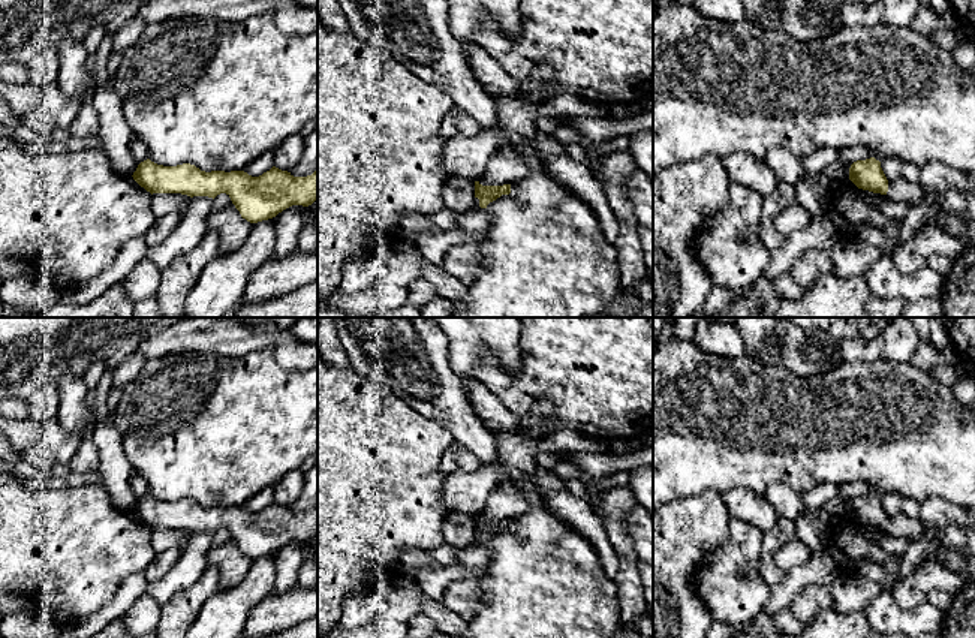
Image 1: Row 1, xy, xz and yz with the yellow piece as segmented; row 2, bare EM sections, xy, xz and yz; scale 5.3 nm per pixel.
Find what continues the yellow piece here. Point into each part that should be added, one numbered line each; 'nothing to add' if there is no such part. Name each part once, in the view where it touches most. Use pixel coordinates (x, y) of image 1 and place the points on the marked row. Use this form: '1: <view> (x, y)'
nothing to add

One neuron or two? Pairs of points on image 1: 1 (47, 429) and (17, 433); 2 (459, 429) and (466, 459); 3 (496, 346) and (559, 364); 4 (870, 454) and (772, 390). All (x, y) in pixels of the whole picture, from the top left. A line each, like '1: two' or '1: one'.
1: one
2: two
3: two
4: one

